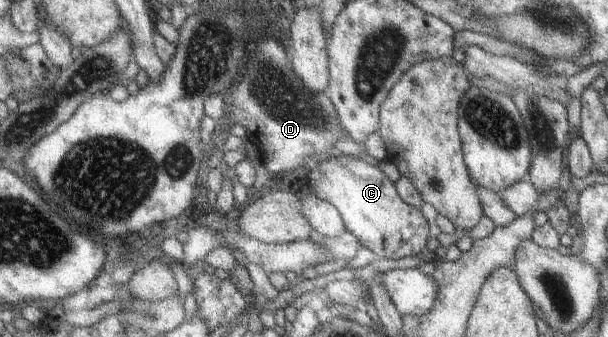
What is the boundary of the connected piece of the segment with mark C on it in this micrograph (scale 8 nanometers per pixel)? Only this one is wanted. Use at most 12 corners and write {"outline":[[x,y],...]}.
{"outline":[[342,153],[305,178],[381,259],[427,248],[429,222],[378,165]]}

